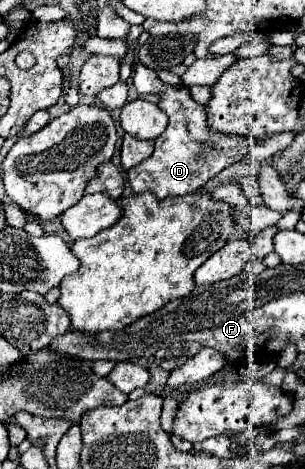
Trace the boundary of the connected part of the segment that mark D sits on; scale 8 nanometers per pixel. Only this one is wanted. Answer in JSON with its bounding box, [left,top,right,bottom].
[127,62,255,200]

